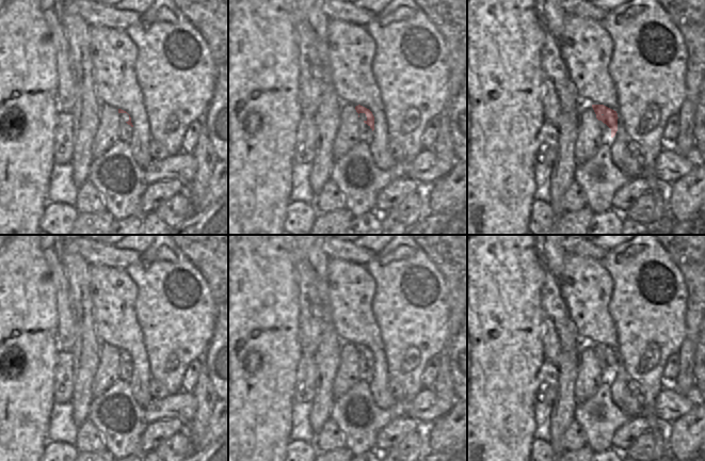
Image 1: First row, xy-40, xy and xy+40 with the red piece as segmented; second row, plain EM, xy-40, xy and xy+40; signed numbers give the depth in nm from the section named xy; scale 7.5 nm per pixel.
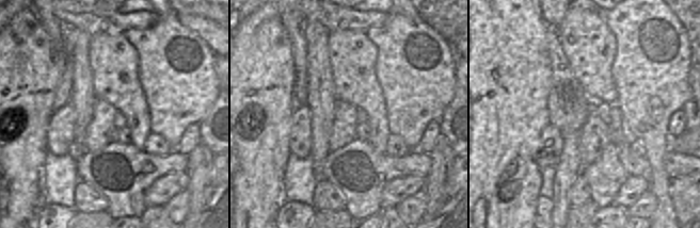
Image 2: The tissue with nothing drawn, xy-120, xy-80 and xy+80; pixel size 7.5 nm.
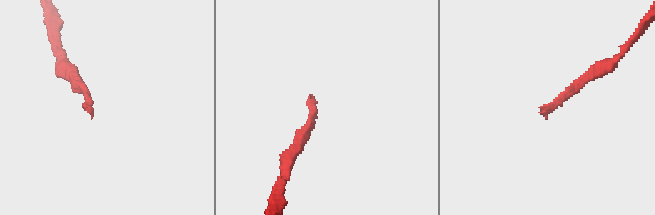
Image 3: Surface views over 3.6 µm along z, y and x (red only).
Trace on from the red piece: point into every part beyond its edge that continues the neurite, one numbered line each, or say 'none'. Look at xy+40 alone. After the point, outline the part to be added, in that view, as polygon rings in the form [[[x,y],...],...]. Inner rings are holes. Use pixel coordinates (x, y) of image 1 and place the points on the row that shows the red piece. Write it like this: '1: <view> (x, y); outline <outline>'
1: xy+40 (606, 130); outline [[[598,122],[598,125],[603,131],[603,136],[605,137],[605,139],[607,140],[607,143],[610,145],[611,144],[611,129],[604,124],[603,122]]]

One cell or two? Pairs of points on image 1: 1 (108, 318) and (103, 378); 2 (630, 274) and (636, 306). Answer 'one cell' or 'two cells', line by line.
1: two cells
2: one cell

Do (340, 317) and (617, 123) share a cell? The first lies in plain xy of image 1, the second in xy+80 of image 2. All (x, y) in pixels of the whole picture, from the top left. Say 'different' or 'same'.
different

